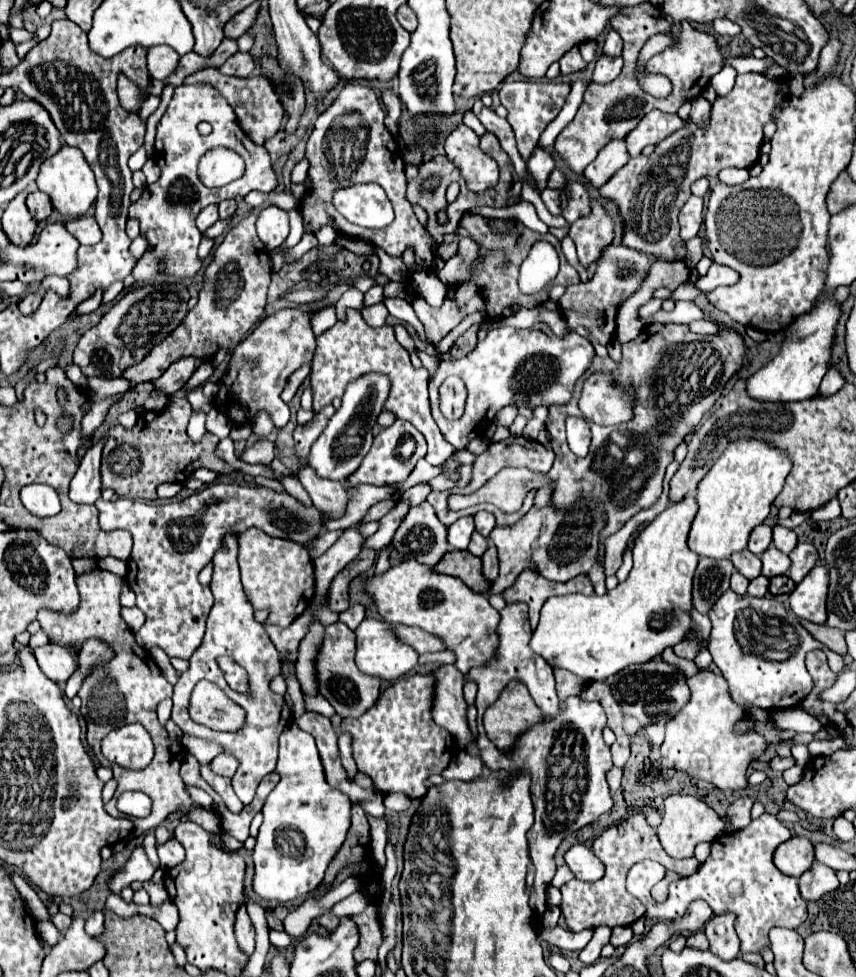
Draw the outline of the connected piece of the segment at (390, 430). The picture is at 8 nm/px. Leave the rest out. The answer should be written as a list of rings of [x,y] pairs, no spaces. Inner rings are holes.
[[[396,420],[392,426],[384,428],[376,438],[374,438],[374,444],[370,448],[370,454],[364,458],[364,462],[360,464],[360,470],[356,470],[356,474],[352,474],[352,478],[348,478],[348,486],[356,486],[360,482],[366,482],[366,484],[376,484],[376,486],[386,486],[386,484],[394,484],[394,482],[404,482],[410,474],[410,470],[416,466],[416,462],[420,458],[424,458],[426,454],[426,440],[424,436],[410,424],[410,422],[404,422],[404,420]],[[404,436],[412,436],[416,440],[416,452],[406,460],[402,456],[398,456],[396,448],[400,444],[400,438]]]

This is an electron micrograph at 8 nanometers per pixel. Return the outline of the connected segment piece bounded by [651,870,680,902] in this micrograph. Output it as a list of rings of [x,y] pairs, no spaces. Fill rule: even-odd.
[[[666,872],[665,877],[658,882],[651,890],[651,894],[653,898],[658,902],[663,902],[667,898],[668,894],[668,886],[671,882],[675,881],[677,879],[680,879],[680,876],[676,872]]]

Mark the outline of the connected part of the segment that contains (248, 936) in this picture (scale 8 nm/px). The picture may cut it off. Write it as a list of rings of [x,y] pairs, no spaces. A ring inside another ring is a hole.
[[[246,902],[240,904],[240,908],[236,910],[236,924],[234,924],[234,934],[238,940],[240,950],[246,956],[252,956],[254,952],[254,926],[250,922],[250,916],[246,912]]]

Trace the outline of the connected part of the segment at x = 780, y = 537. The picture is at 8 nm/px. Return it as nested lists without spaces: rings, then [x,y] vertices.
[[[780,524],[774,526],[774,546],[778,550],[782,550],[784,554],[790,554],[790,550],[794,550],[794,546],[798,544],[796,540],[796,532],[790,528],[784,528]]]

